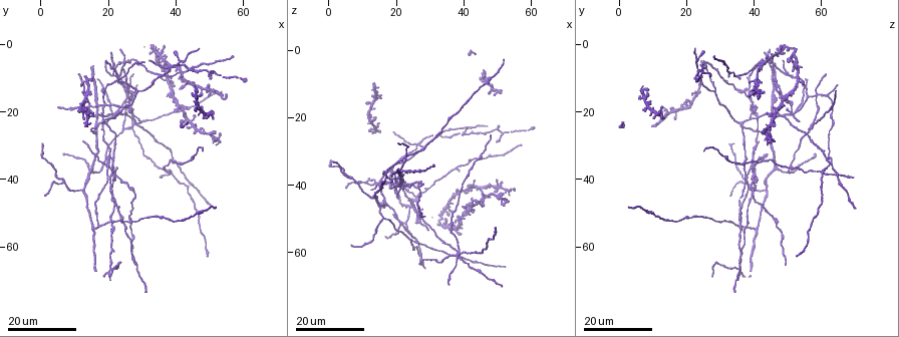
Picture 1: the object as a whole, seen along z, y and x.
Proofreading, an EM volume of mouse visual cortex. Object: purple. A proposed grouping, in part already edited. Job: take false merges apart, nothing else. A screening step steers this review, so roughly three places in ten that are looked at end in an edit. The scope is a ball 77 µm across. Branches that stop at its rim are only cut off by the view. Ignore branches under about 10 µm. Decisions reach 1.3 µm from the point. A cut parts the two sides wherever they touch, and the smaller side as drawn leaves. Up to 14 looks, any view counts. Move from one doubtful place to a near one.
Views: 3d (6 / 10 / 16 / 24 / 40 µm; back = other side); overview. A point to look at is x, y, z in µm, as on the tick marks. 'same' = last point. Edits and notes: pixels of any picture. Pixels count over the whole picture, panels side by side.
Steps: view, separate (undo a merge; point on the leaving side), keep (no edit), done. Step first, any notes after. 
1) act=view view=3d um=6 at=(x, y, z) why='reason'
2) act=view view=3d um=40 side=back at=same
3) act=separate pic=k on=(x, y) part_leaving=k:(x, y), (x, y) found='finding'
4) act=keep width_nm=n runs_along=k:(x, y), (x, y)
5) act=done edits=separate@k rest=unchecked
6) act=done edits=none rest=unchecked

act=view view=3d um=24 at=(38.5, 38.0, 60.0) why='four-way junction'

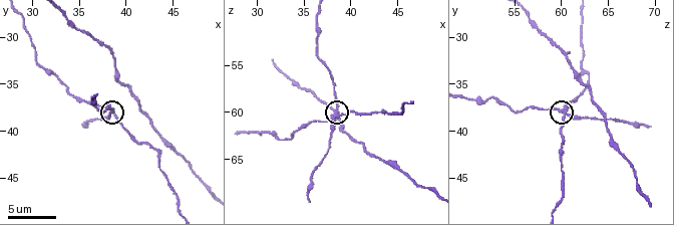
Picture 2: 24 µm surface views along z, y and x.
act=view view=3d um=6 at=(38.6, 38.0, 59.8) why='zoom in'

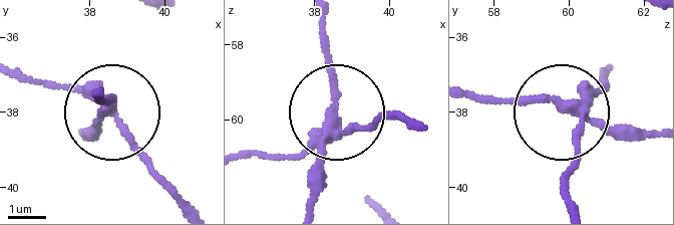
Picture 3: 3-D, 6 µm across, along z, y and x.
act=separate pic=3 on=(106, 105) part_leaving=3:(577, 113), (474, 96) found='two neurons meet here'

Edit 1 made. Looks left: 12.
act=view view=overview

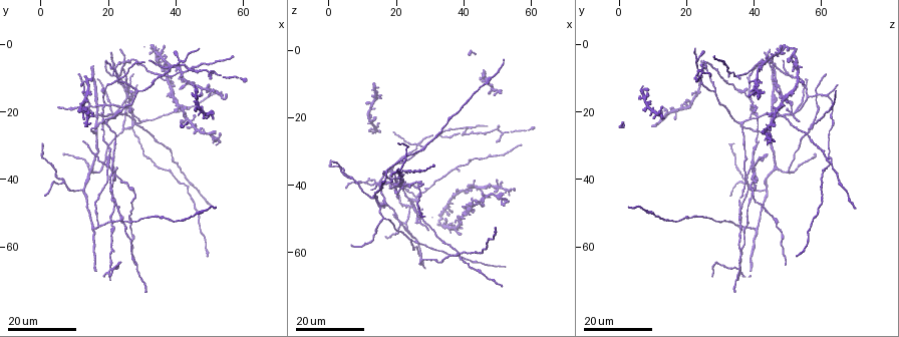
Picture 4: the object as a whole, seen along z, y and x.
act=view view=3d um=24 at=(24.0, 24.5, 56.5) why='a fork'

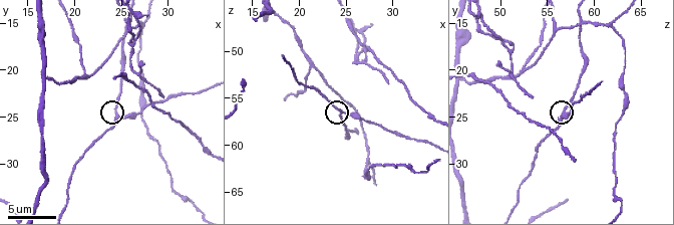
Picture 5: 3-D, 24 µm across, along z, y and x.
act=view view=3d um=6 at=(24.8, 25.0, 56.6)

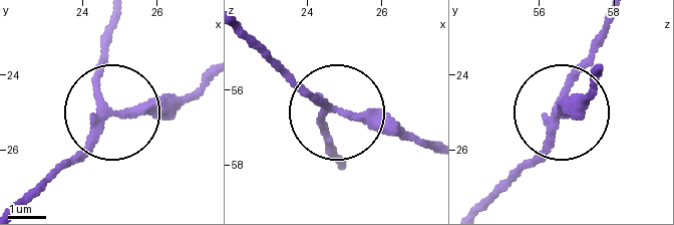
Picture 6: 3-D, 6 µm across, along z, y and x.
act=keep side_arm_um=20 runs_along=6:(17, 207), (103, 121), (94, 72), (103, 37) found='one neuron here'

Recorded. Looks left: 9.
act=view view=3d um=6 at=(26.0, 15.6, 56.0) why='three arms meet'

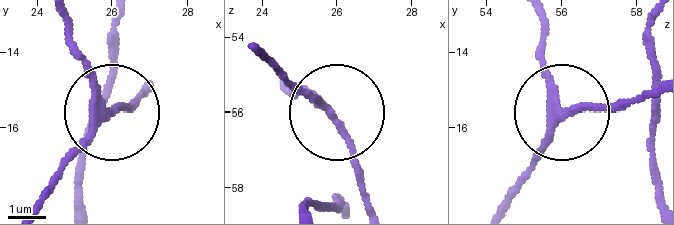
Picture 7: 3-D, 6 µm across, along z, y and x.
act=keep runs_along=7:(39, 204), (87, 127), (141, 98) found='all the same neuron'

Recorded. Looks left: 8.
act=view view=3d um=24 at=(18.0, 23.0, 36.0) why='side arm on a straight run'

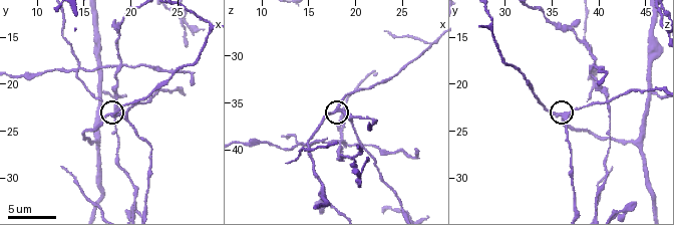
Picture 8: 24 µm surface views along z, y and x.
act=view view=3d um=6 at=(18.4, 23.2, 35.6) why='closer look'

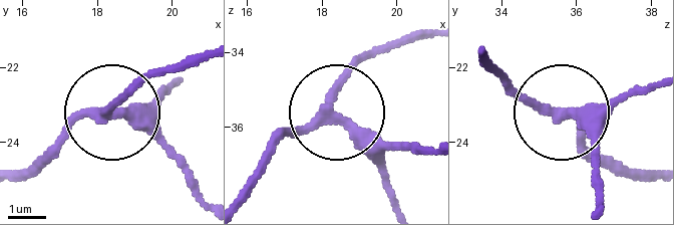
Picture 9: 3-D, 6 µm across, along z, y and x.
act=keep arms=3 runs_along=9:(20, 175), (74, 124), (167, 91) found='continuous, no second neuron'

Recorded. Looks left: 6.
act=view view=3d um=10 at=(18.6, 18.0, 39.2) why='four or more arms meet'

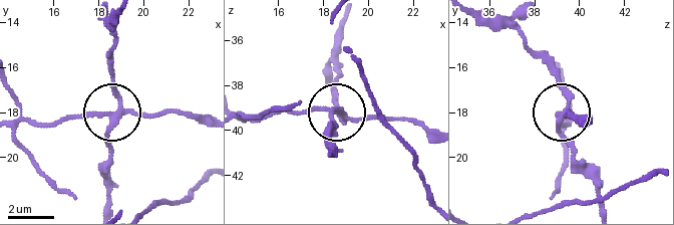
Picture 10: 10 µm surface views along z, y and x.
act=separate pic=10 on=(80, 115) part_leaving=10:(112, 114), (39, 125), (27, 119), (16, 95) found='two neurons meet here'

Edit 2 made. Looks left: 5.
act=view view=overview why='redraw'

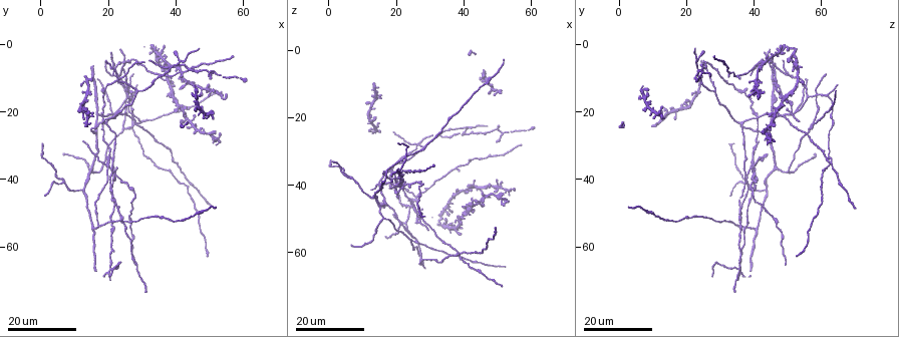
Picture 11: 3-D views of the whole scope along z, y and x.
act=view view=3d um=24 at=(20.5, 35.5, 39.5) why='four or more arms meet'

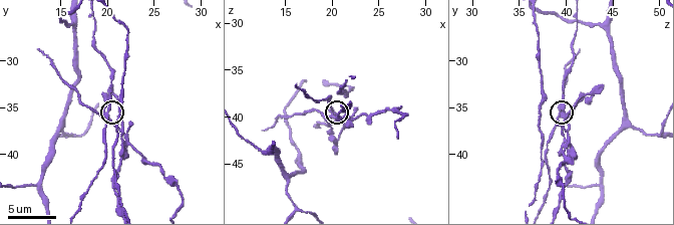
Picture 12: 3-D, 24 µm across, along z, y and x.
act=view view=3d um=6 at=(20.2, 35.4, 39.6)

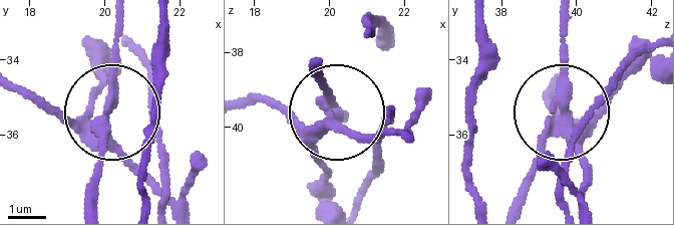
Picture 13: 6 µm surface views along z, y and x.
act=view view=3d um=6 side=back at=(20.10, 35.40, 39.75)

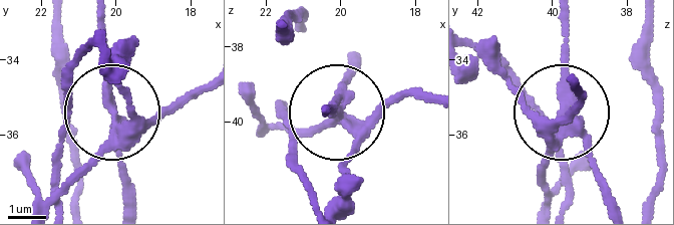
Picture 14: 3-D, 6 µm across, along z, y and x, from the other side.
act=separate pic=14 on=(177, 106) side_arm_um=47 found='two neurons meet here'

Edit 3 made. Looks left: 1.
act=done edits=separate@3,separate@10,separate@14 rest=unchecked

